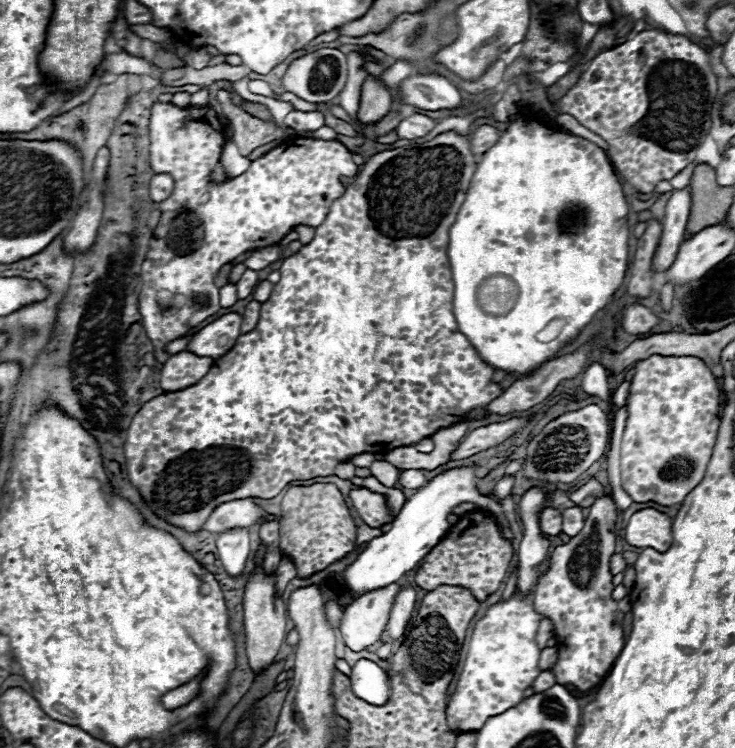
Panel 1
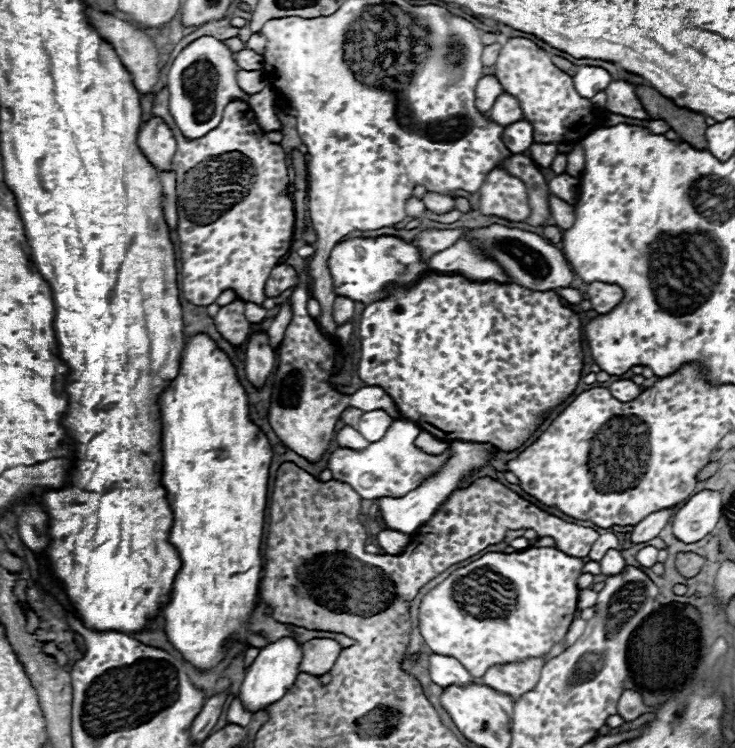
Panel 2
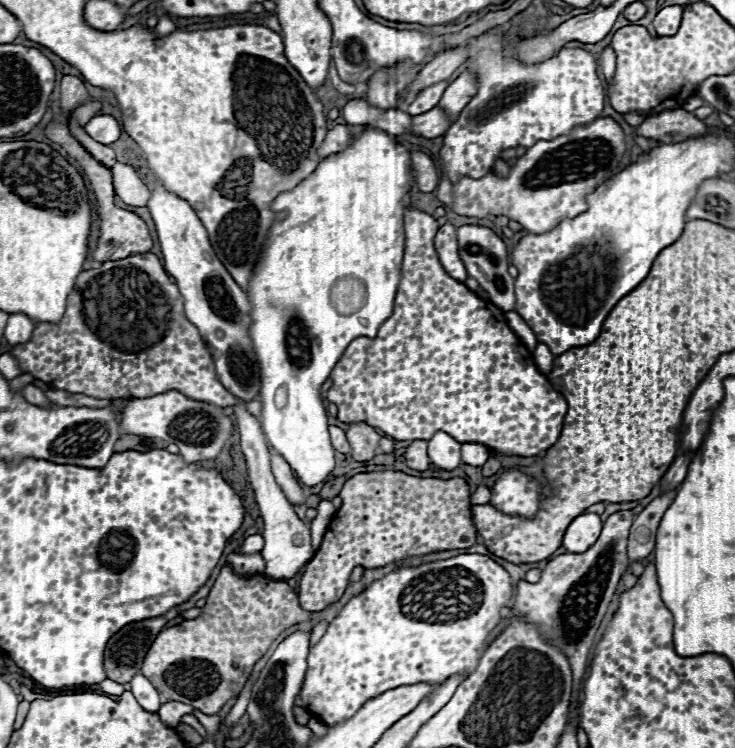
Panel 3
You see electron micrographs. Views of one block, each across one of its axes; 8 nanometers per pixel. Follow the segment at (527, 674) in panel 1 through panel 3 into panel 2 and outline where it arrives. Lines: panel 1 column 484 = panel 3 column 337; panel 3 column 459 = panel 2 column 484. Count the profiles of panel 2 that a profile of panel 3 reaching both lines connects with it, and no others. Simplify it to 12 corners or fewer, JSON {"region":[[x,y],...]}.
{"region":[[488,552],[422,598],[434,654],[474,678],[544,656],[582,558]]}

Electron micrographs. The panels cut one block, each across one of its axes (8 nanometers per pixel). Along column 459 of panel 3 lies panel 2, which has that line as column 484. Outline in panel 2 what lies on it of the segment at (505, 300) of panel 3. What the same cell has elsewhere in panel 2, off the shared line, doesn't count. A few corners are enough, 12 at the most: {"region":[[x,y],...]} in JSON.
{"region":[[476,228],[512,280],[530,290],[568,288],[564,254],[538,234]]}

